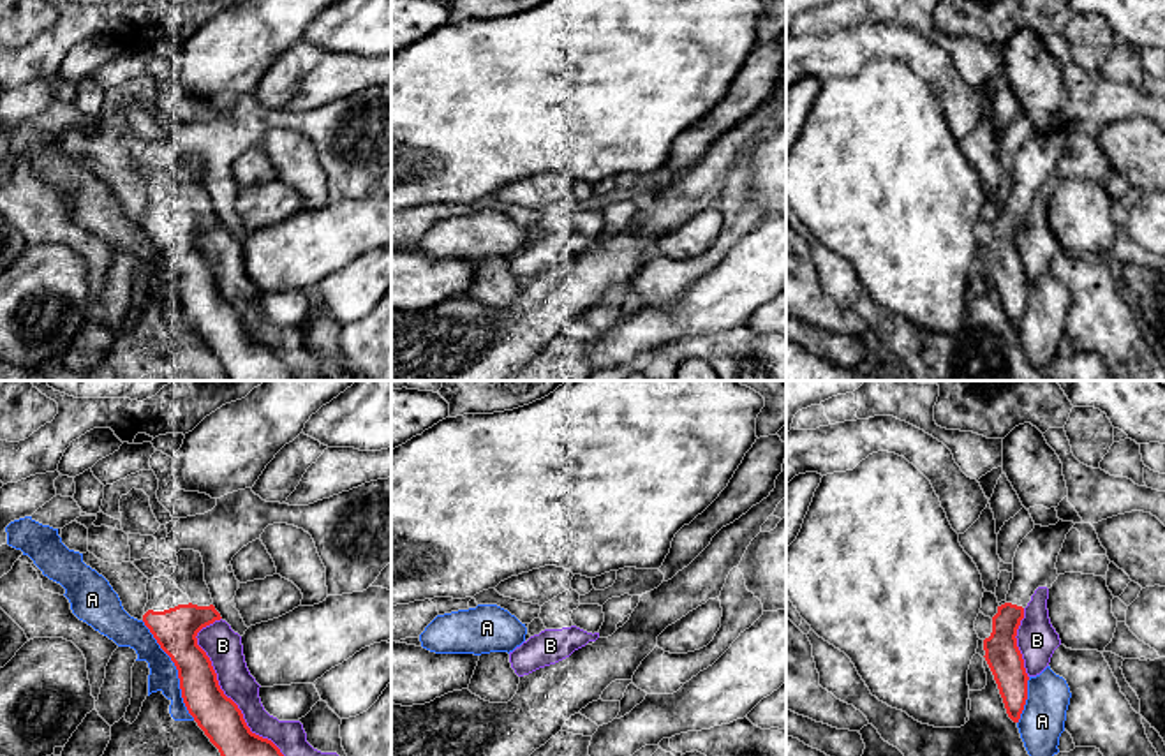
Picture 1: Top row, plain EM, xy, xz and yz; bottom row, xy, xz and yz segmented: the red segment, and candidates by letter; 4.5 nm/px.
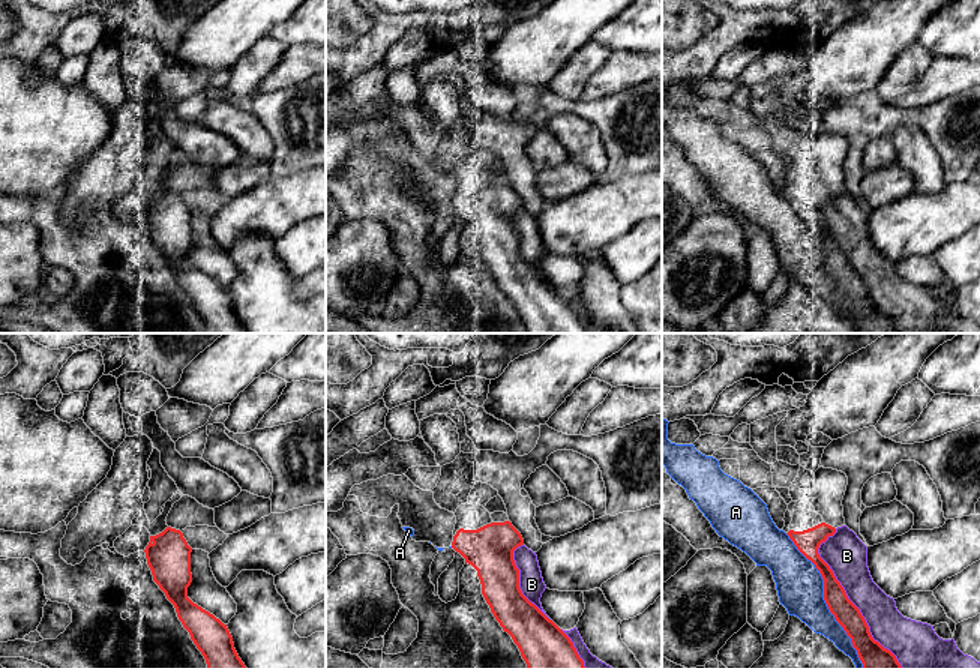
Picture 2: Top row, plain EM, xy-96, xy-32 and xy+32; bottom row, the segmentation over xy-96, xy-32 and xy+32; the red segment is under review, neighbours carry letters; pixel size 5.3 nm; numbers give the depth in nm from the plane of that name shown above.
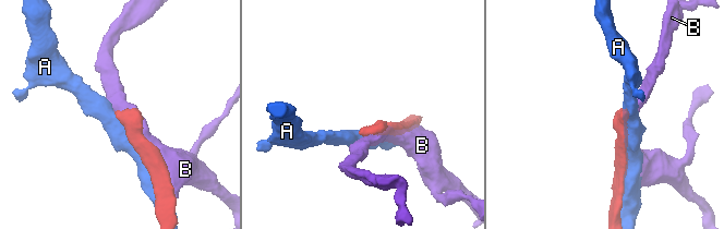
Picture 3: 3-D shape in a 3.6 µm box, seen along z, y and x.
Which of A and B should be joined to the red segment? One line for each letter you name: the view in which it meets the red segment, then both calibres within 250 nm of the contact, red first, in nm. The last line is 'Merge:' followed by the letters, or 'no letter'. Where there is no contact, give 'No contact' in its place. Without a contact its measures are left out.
Merge: no letter

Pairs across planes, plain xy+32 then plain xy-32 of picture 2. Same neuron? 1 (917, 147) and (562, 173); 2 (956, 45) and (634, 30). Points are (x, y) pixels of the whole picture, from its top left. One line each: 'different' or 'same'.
1: different
2: same

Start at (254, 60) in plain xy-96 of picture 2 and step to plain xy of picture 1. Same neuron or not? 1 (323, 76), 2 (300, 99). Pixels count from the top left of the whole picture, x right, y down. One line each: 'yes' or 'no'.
1: no
2: no

